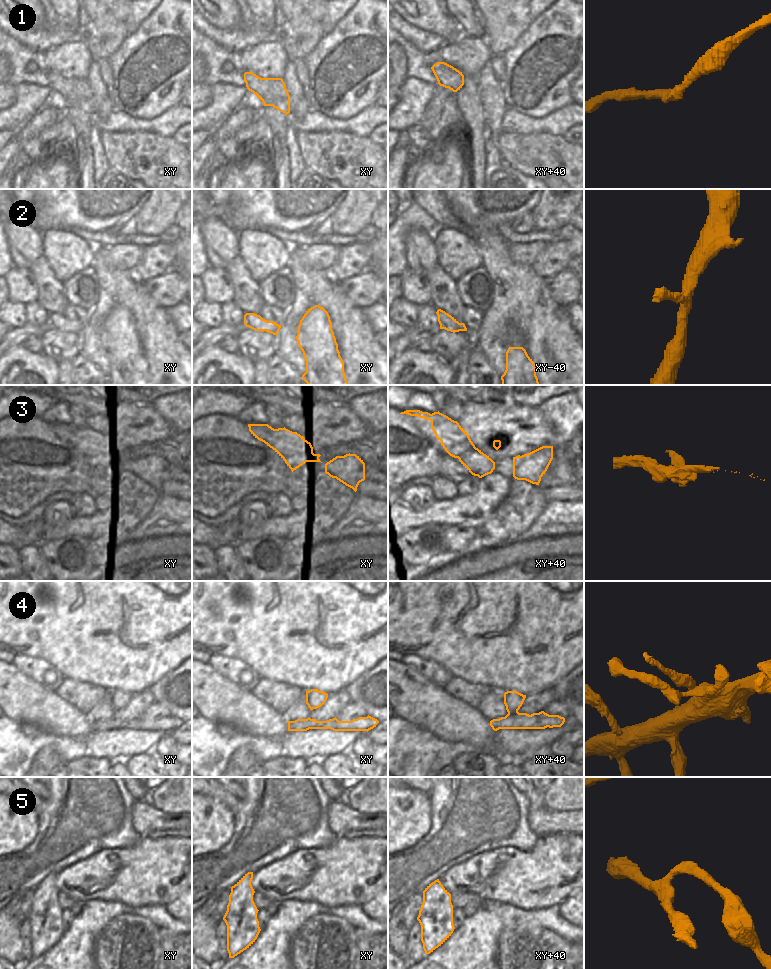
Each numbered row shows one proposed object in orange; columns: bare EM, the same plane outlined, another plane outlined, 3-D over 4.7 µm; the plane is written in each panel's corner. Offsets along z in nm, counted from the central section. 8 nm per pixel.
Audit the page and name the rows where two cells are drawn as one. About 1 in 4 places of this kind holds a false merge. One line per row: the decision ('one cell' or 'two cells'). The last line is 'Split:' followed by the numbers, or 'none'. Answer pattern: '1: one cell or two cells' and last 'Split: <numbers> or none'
1: one cell
2: one cell
3: one cell
4: one cell
5: one cell
Split: none

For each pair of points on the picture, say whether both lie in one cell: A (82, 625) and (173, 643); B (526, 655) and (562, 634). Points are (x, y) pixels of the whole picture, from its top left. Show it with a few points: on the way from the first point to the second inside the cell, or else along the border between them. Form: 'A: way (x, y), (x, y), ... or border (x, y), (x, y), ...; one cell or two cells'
A: way (104, 637), (131, 649), (150, 645); one cell
B: way (535, 653), (546, 651), (553, 643); one cell

